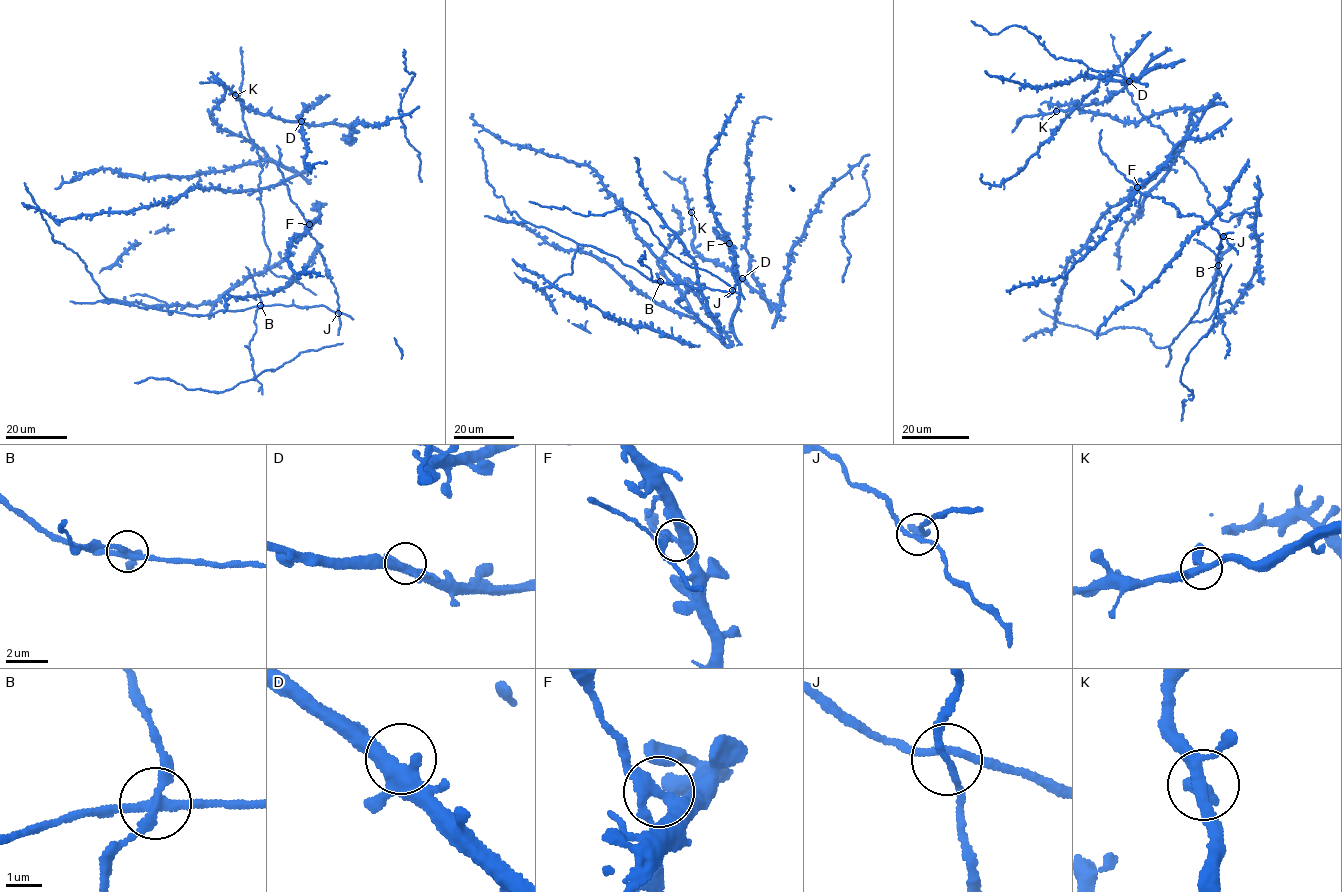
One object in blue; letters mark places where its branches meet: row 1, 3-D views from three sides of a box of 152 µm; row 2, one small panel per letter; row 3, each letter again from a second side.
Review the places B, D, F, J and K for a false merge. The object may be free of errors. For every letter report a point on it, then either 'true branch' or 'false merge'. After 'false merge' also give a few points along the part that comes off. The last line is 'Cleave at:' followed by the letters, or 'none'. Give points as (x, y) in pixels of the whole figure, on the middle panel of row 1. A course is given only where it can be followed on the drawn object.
B: place (660, 281); false merge; course (660, 281), (653, 281), (651, 270), (640, 264), (640, 260), (645, 259), (645, 250)
D: place (742, 278); true branch
F: place (729, 243); true branch
J: place (732, 290); true branch
K: place (691, 212); true branch
Cleave at: B

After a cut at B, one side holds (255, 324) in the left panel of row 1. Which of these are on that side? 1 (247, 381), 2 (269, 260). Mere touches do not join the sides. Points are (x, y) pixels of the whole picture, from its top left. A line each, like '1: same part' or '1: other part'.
1: other part
2: other part

